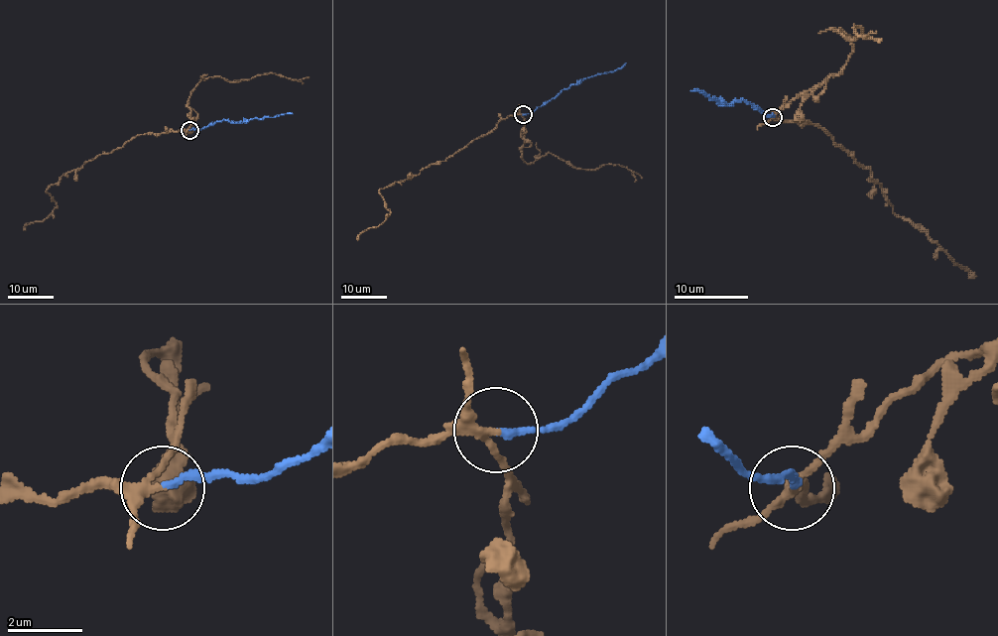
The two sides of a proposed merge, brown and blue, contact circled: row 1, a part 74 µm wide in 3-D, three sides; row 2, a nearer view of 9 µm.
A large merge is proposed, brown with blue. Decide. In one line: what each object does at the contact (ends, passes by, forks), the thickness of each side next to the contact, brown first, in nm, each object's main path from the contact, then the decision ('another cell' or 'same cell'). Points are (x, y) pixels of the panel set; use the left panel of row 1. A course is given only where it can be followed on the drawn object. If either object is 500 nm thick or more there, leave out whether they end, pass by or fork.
brown forks; blue ends; calibres 190 and 200 nm; course brown (188, 130), (137, 134), (110, 153), (99, 154), (64, 174), (46, 191), (57, 207), (23, 230); course blue (188, 130), (202, 129), (227, 119), (247, 122), (293, 113); another cell

